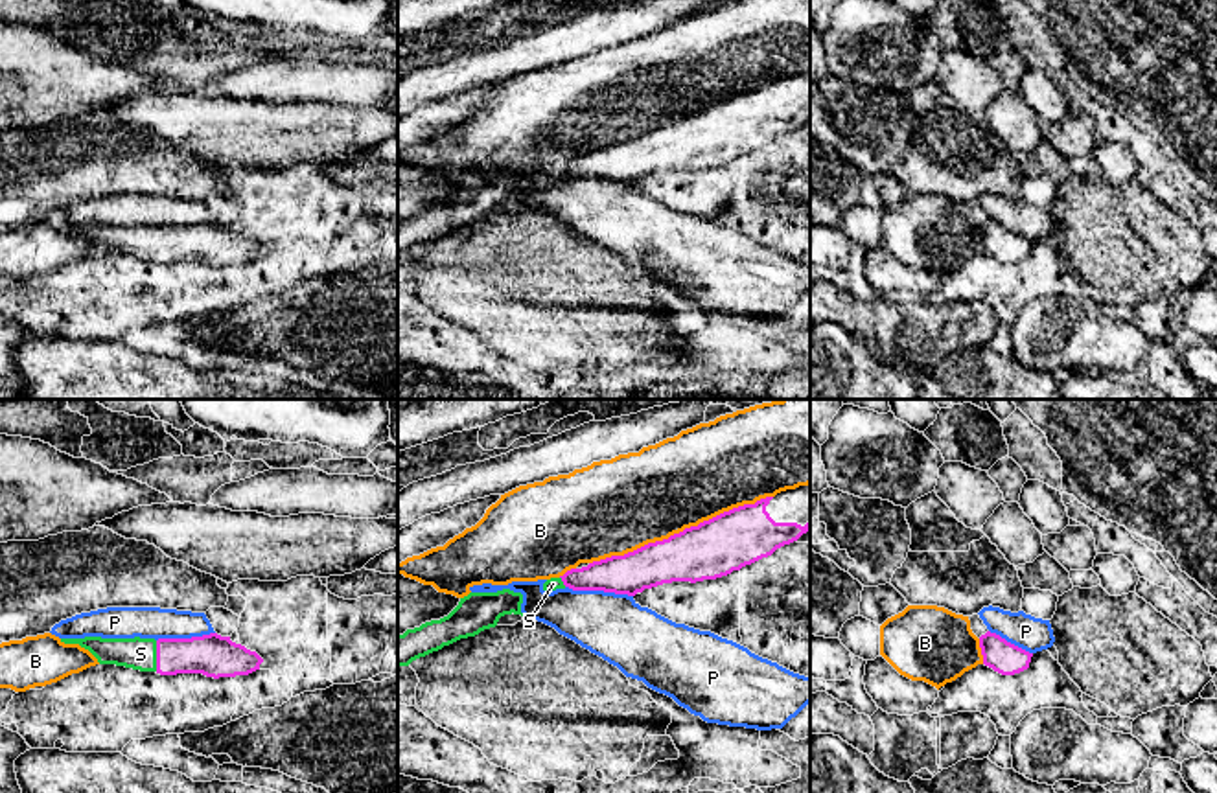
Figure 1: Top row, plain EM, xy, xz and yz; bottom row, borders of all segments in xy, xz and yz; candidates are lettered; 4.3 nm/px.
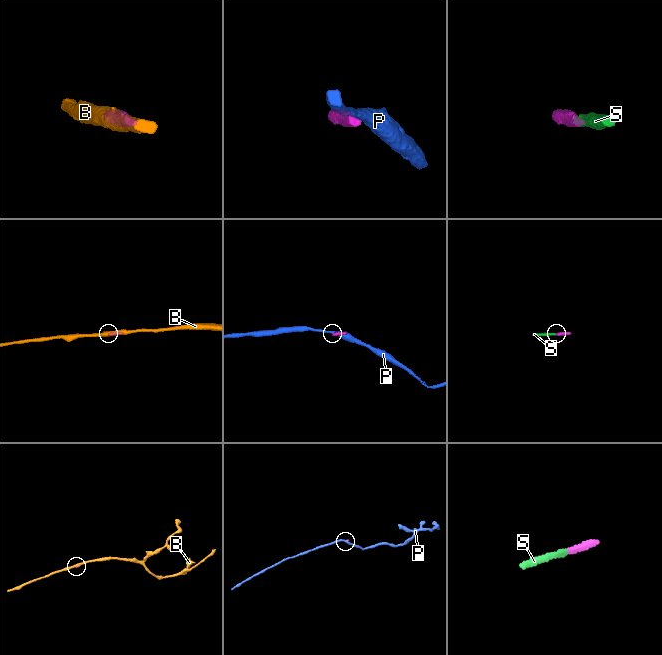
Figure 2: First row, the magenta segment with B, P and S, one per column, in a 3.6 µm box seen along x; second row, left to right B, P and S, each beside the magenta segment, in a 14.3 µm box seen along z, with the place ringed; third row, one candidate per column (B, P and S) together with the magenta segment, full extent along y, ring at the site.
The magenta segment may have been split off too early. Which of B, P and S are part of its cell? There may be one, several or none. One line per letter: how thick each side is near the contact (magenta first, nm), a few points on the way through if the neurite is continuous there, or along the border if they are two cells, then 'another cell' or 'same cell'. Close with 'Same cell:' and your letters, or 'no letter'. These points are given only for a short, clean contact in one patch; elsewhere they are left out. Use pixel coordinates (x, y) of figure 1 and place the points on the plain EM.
B: 260/400 nm | another cell
P: 190/280 nm | along xz (566, 173), (632, 184) | another cell
S: 190/140 nm | across xy (214, 243), (157, 243), (140, 241) | same cell
Same cell: S

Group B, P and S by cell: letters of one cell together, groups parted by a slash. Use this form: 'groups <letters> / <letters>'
groups B / P / S

